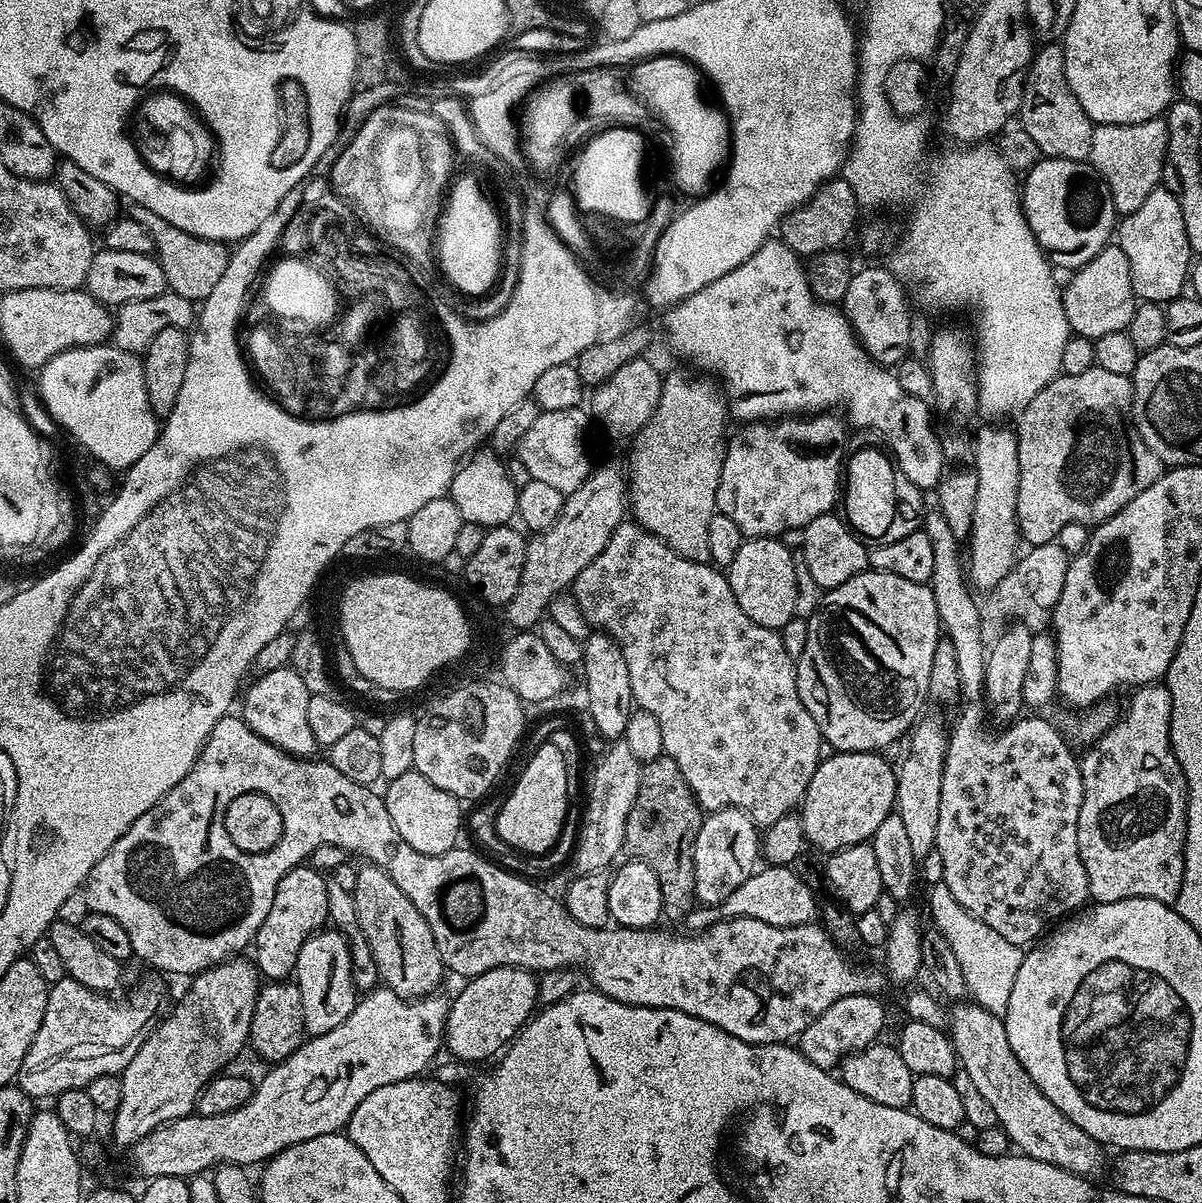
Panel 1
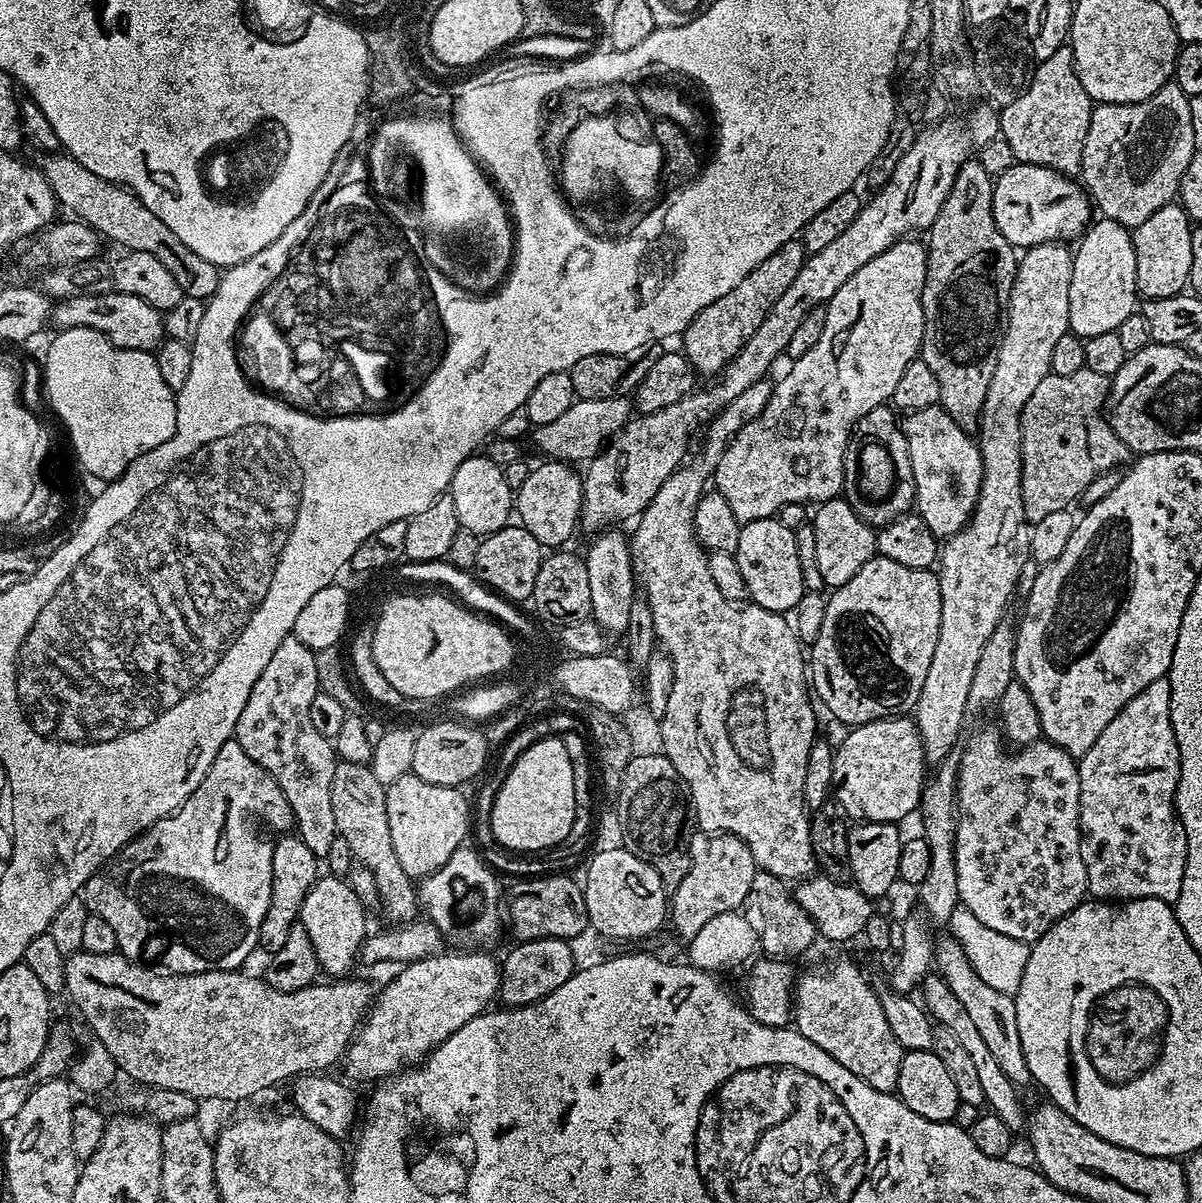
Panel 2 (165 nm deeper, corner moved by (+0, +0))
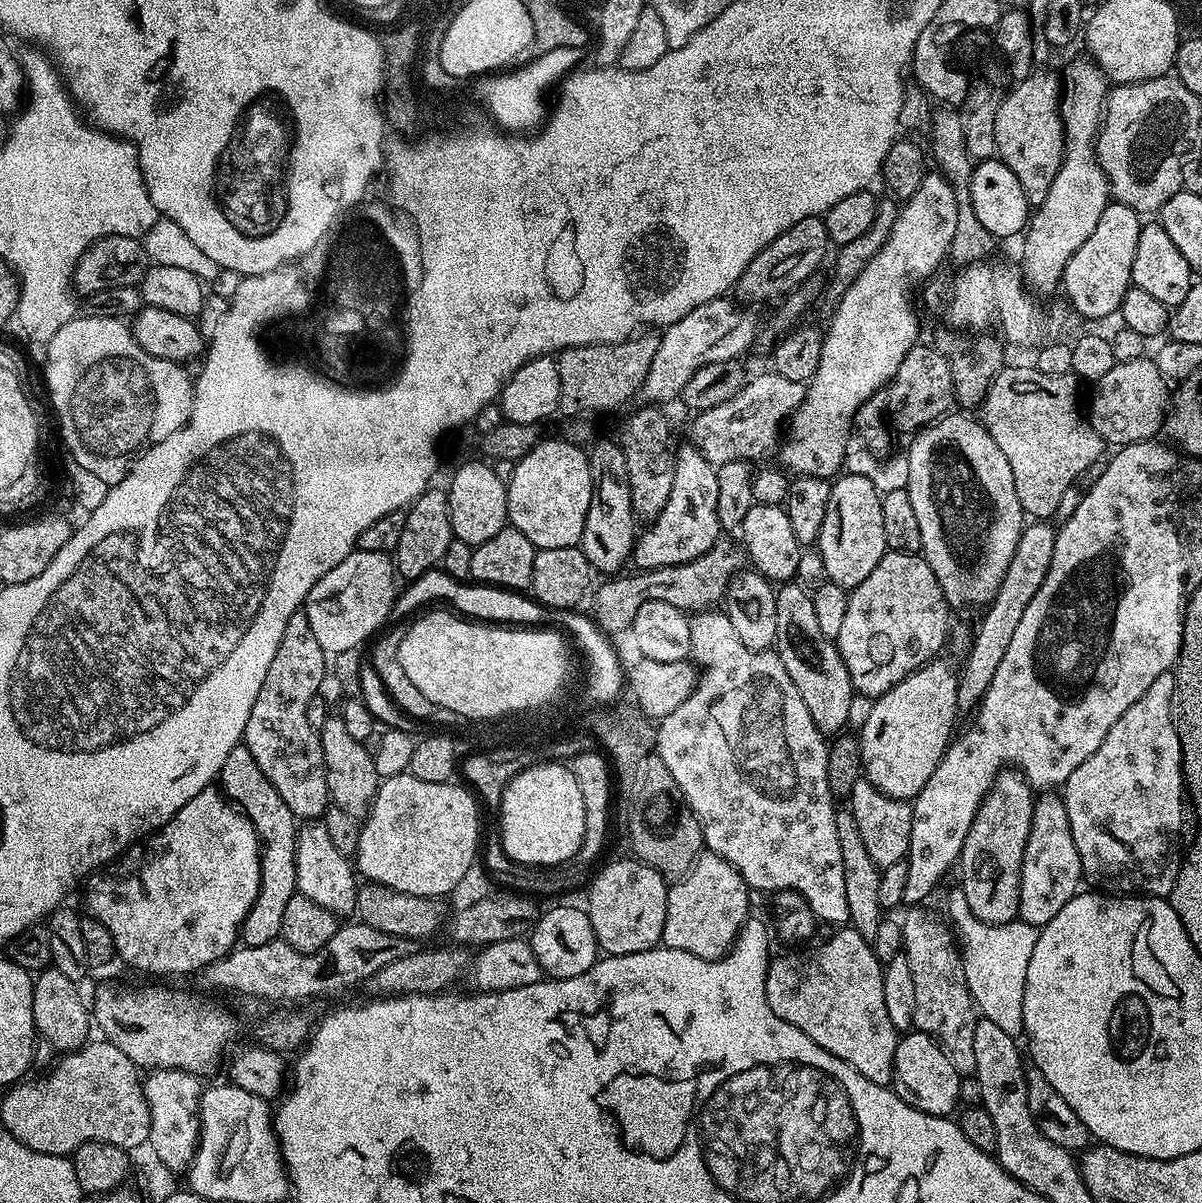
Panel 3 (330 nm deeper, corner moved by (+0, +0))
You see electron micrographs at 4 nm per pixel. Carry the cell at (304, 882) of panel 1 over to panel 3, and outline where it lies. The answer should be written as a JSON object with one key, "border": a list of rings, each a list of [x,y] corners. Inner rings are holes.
{"border":[[[243,742],[236,744],[234,750],[226,754],[226,762],[220,767],[218,784],[230,796],[232,792],[231,799],[239,805],[243,815],[251,820],[256,836],[260,840],[260,889],[254,906],[250,906],[250,912],[242,922],[239,939],[246,947],[263,946],[279,937],[282,930],[282,914],[286,910],[286,905],[290,903],[290,898],[297,895],[298,818],[290,810],[290,806],[282,802],[282,794],[278,794],[274,786],[270,786],[266,774],[258,770],[258,762],[254,762],[254,754],[250,754],[250,750]]]}

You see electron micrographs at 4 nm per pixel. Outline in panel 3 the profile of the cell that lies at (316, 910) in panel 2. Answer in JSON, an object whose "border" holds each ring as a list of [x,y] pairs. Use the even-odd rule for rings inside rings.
{"border":[[[304,822],[296,833],[296,891],[301,896],[310,898],[310,902],[318,902],[326,910],[343,914],[355,913],[356,889],[358,876],[354,871],[351,859],[342,854],[330,842],[330,834],[326,834],[326,826],[322,822]]]}

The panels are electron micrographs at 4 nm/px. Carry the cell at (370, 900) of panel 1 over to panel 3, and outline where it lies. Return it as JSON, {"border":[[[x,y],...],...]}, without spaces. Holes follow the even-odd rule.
{"border":[[[329,715],[318,731],[326,770],[326,786],[331,803],[335,807],[346,810],[346,814],[350,817],[367,816],[368,811],[372,809],[372,799],[375,798],[382,783],[382,778],[374,766],[374,758],[366,754],[361,741],[355,740],[347,732],[346,722],[342,722],[339,715]]]}

